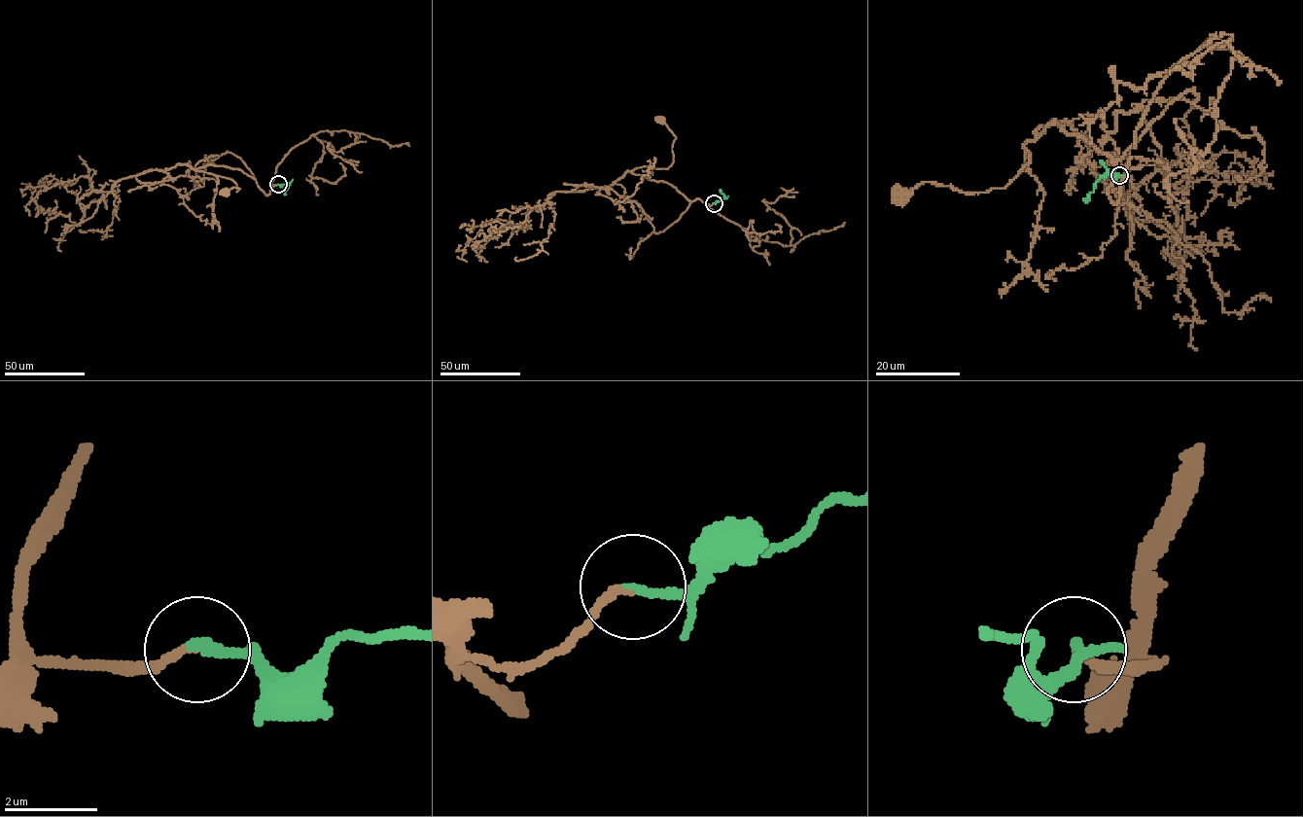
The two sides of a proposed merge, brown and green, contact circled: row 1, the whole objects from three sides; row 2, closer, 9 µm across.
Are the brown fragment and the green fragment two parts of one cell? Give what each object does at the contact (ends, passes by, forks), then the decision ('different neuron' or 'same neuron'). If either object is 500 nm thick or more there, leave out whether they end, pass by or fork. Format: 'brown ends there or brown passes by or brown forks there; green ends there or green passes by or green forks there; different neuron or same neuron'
brown ends there; green ends there; same neuron

